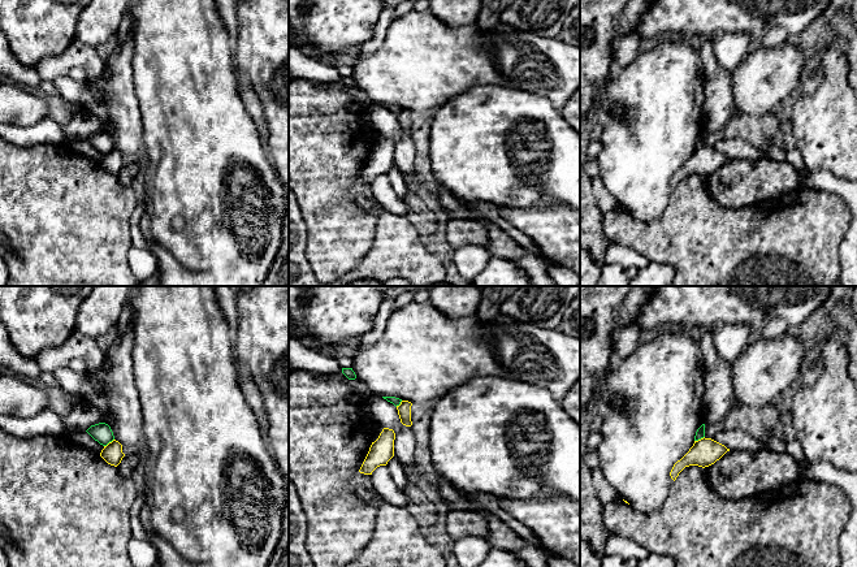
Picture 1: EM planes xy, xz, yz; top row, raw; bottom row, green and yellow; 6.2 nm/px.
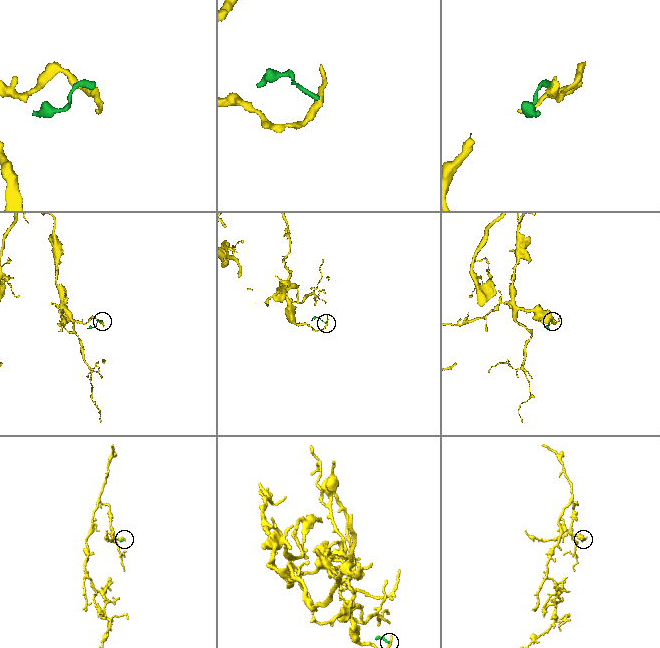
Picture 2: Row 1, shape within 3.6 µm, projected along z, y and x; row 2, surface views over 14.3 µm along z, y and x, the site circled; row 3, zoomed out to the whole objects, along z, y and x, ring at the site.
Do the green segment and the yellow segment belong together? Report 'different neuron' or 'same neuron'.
different neuron

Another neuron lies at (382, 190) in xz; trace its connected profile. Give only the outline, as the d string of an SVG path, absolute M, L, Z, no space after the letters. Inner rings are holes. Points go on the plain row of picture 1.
M380 174L372 181L372 192L375 200L391 213L406 216L410 211L404 199L401 199L393 190L386 174Z

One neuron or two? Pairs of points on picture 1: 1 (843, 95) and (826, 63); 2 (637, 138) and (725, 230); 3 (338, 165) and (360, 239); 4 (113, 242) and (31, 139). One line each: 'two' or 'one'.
1: one
2: two
3: one
4: two

